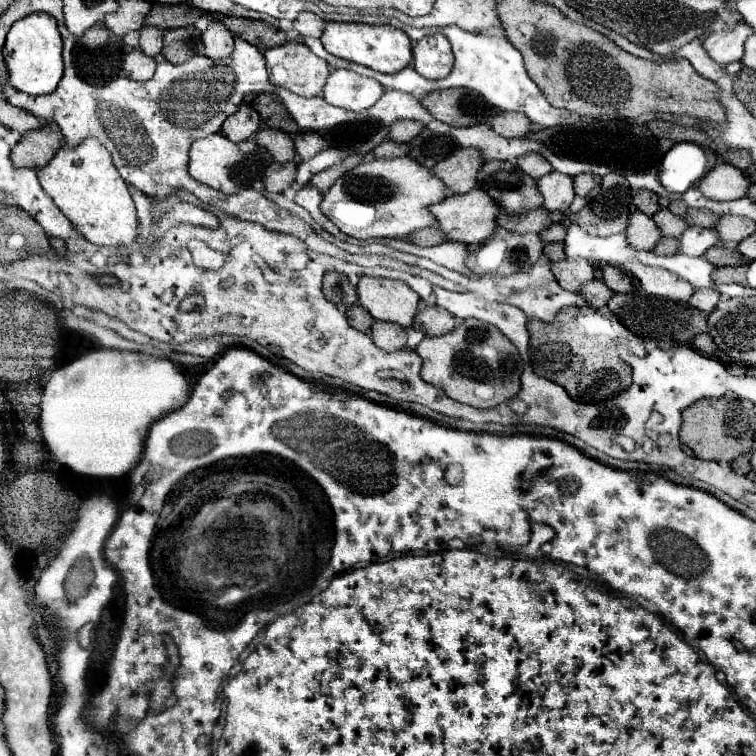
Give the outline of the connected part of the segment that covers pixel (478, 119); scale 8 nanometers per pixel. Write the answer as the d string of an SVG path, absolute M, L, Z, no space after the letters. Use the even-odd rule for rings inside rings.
M436 90L424 96L422 104L450 126L476 126L492 114L492 106L470 90Z

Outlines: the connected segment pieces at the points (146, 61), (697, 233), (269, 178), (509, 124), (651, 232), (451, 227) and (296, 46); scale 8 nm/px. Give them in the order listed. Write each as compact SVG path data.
M130 50L124 58L124 72L132 80L150 80L156 70L156 60L142 50Z
M690 226L684 236L680 236L680 252L688 256L704 256L706 250L720 246L720 236L714 228L700 228Z
M288 162L288 164L270 164L264 176L264 186L270 192L284 192L286 188L292 186L294 178L298 172L298 164L296 162Z
M500 112L490 126L506 138L522 138L530 132L532 122L520 112Z
M634 212L630 216L626 236L628 236L630 246L640 248L640 250L652 250L660 242L662 232L656 228L656 224L650 216L646 216L644 212Z
M474 188L472 192L466 192L466 194L450 194L444 202L434 204L434 208L430 210L438 218L438 226L446 232L448 240L456 240L456 242L474 246L474 244L482 244L484 240L488 240L492 232L498 228L500 206L482 188Z
M290 40L284 46L264 52L270 82L298 96L320 96L332 68L312 54L304 42Z

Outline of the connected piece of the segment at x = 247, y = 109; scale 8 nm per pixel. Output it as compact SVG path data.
M242 104L238 112L228 116L222 126L222 134L232 142L250 140L258 130L260 130L260 114L250 104Z

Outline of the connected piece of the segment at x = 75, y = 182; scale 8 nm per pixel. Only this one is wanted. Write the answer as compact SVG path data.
M86 138L74 148L62 148L44 166L38 168L38 178L44 192L56 202L74 228L98 246L120 246L136 240L138 218L136 208L126 188L126 182L118 174L110 152L96 140Z

